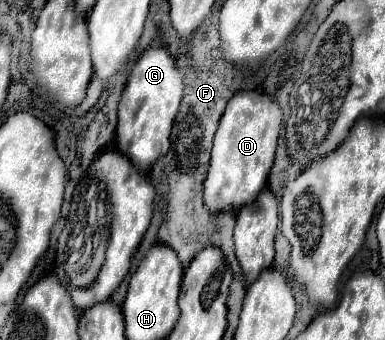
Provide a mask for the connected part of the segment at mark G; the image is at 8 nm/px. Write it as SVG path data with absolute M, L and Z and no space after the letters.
M155 39L133 65L119 101L117 147L127 153L127 157L131 157L131 161L135 161L135 165L139 165L143 171L147 171L159 155L165 155L169 151L171 125L179 111L183 87L183 75L177 71L175 59L167 47Z

